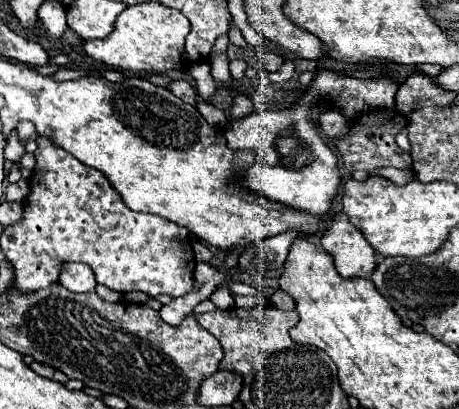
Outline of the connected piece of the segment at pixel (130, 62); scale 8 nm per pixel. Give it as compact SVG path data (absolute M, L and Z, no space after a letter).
M146 1L126 7L116 23L114 31L106 39L86 41L84 51L110 67L130 69L130 71L146 71L146 73L166 73L166 71L178 71L188 65L188 59L184 59L184 43L186 35L190 33L188 19L162 3Z

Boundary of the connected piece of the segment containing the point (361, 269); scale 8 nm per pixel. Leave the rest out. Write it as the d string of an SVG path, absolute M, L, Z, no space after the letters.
M334 211L322 233L322 247L334 257L334 265L342 277L370 277L378 263L376 251L364 235L352 227L344 211Z

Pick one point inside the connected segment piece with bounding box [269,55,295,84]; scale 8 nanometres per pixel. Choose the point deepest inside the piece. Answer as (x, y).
(287, 70)

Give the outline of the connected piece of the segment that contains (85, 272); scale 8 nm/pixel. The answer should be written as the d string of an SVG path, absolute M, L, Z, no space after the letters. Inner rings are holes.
M66 263L60 273L60 285L74 293L88 293L94 291L96 279L88 265L84 263Z

